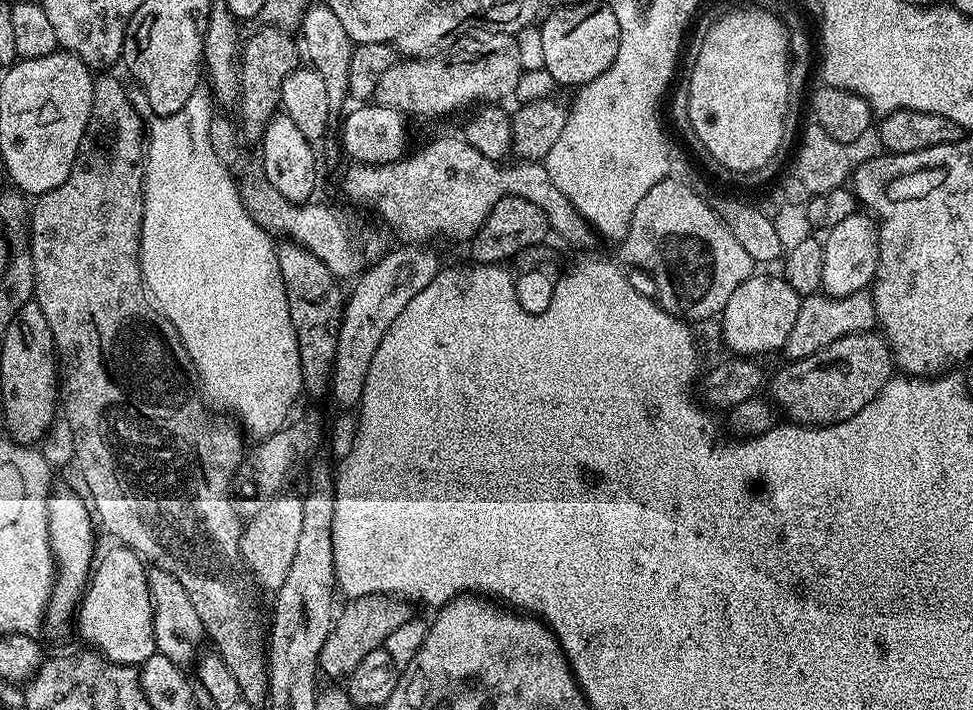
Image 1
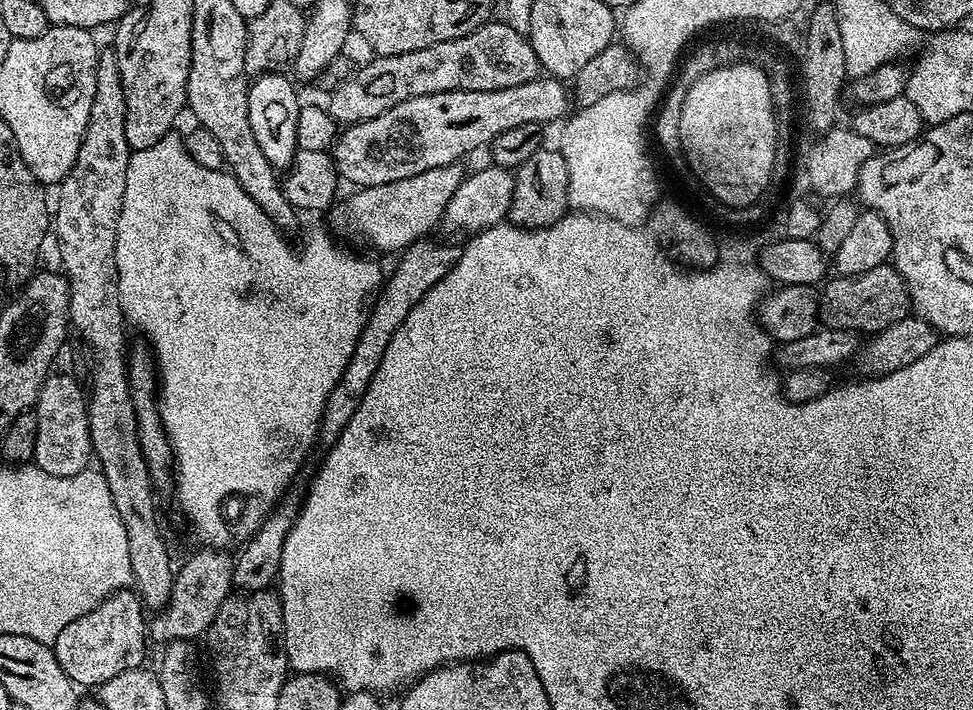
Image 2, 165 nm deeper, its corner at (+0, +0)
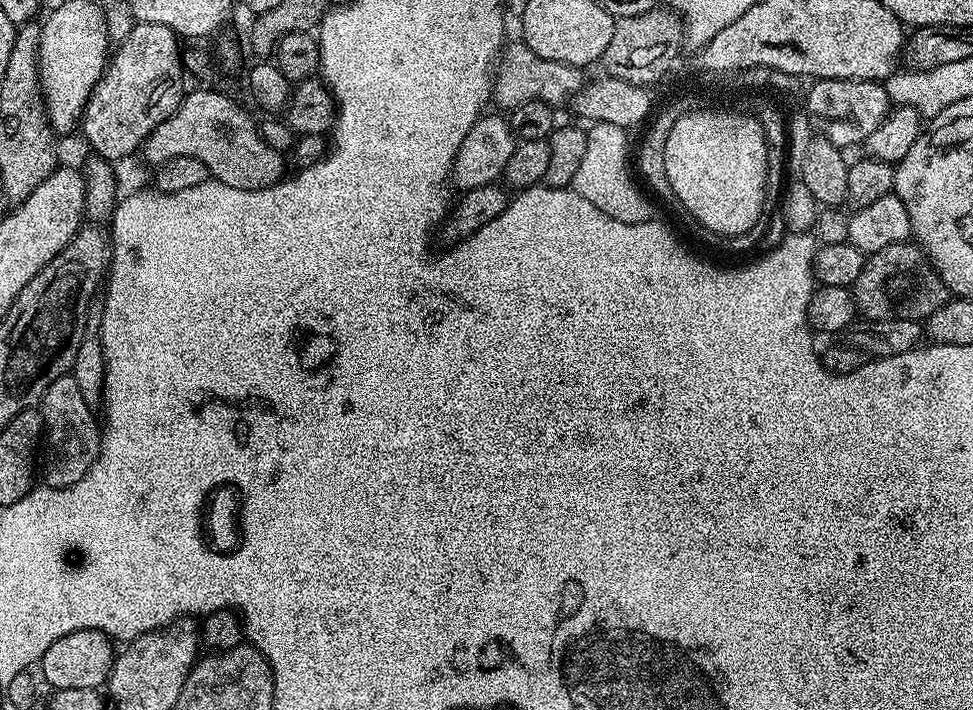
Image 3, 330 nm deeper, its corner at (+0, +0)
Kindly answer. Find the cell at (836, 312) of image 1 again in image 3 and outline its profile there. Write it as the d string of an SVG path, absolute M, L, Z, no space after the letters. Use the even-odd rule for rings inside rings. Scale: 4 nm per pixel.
M915 242L886 246L886 250L871 253L865 259L862 274L858 274L850 291L856 299L859 315L872 322L886 319L924 322L930 314L934 314L934 310L950 299L942 278Z

